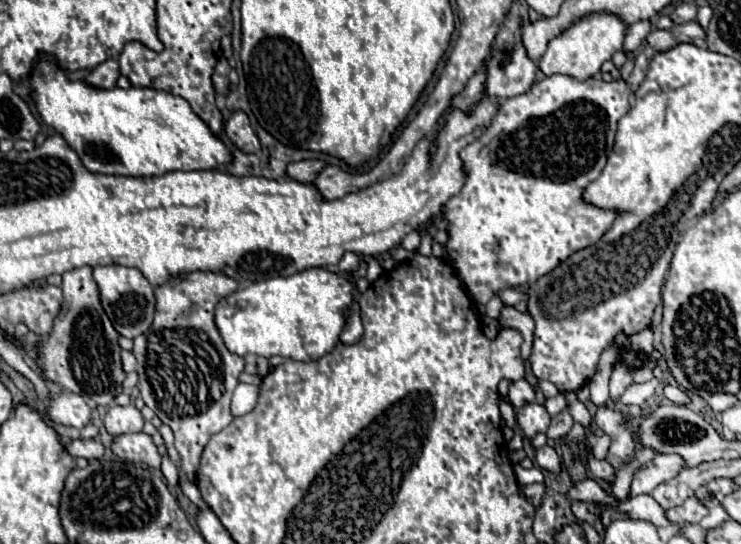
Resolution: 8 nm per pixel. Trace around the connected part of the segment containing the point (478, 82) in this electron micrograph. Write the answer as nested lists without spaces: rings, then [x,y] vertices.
[[[476,72],[476,76],[470,78],[466,90],[458,96],[452,98],[452,106],[454,108],[462,108],[462,110],[470,110],[484,94],[484,80],[486,80],[486,74],[484,72]]]

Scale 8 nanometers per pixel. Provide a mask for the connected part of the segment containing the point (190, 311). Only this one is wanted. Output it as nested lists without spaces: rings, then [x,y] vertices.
[[[192,272],[182,276],[175,276],[168,286],[156,288],[156,316],[152,328],[134,340],[134,356],[138,360],[138,376],[140,376],[140,394],[146,406],[172,428],[176,438],[176,450],[182,458],[182,472],[190,482],[194,482],[196,466],[200,464],[200,454],[208,442],[208,438],[224,426],[232,422],[230,414],[230,398],[238,384],[238,376],[244,370],[244,358],[228,352],[224,346],[212,310],[216,302],[236,290],[236,280],[224,276],[222,272]]]

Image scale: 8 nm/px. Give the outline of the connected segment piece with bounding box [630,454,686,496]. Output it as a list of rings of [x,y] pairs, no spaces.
[[[660,454],[650,464],[640,468],[632,478],[632,496],[652,494],[652,490],[666,480],[672,480],[680,470],[686,468],[686,462],[678,454]]]

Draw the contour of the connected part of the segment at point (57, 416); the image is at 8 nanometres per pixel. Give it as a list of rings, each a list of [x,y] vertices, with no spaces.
[[[50,392],[52,402],[50,402],[50,418],[54,422],[60,422],[64,426],[74,426],[74,428],[84,428],[86,424],[92,422],[92,408],[86,404],[86,400],[78,394],[72,392]]]

